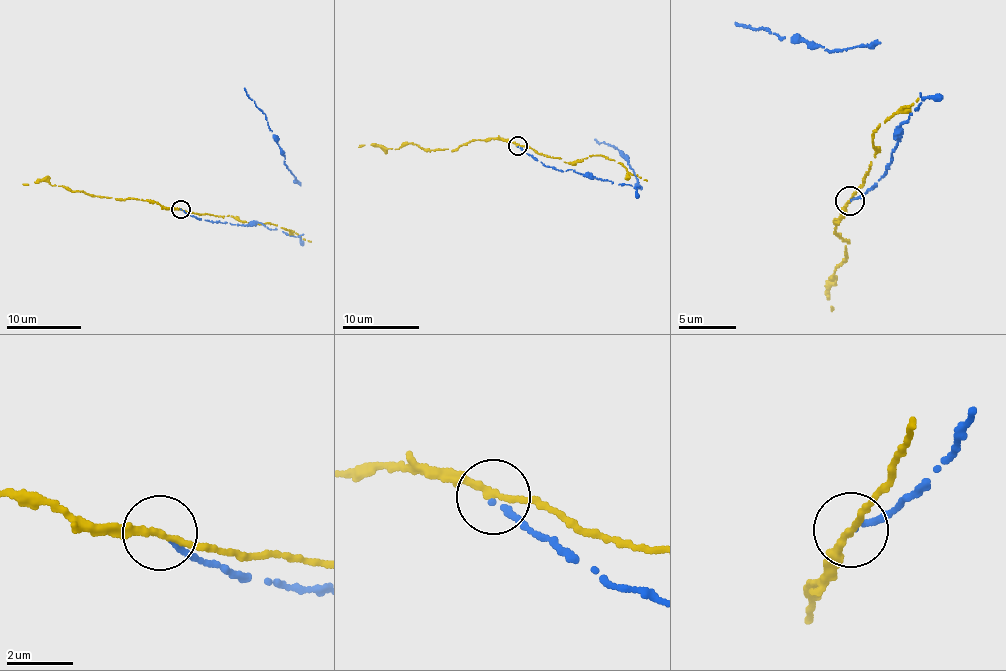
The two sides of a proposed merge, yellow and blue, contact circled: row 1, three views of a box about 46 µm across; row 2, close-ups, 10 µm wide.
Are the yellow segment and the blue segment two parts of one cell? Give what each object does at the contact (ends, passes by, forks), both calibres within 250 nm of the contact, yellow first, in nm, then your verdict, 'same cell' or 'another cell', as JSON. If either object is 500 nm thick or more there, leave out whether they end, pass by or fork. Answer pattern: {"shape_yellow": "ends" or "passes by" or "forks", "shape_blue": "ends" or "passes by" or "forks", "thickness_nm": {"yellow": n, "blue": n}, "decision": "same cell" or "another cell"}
{"shape_yellow": "passes by", "shape_blue": "ends", "thickness_nm": {"yellow": 200, "blue": 180}, "decision": "another cell"}

